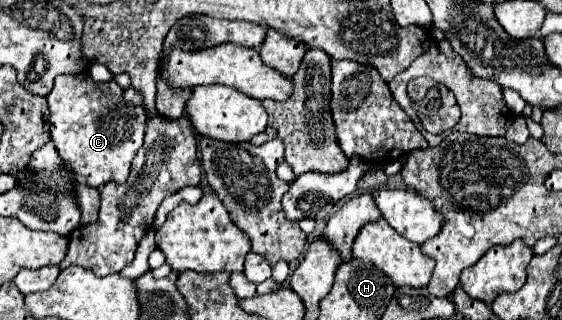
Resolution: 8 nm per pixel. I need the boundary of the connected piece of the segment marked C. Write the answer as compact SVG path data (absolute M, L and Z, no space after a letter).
M82 72L78 76L58 76L54 90L46 96L52 114L52 142L76 176L82 176L82 182L92 188L102 188L106 182L122 184L144 140L146 110L124 102L122 94L124 90L114 80L100 84L88 72Z

